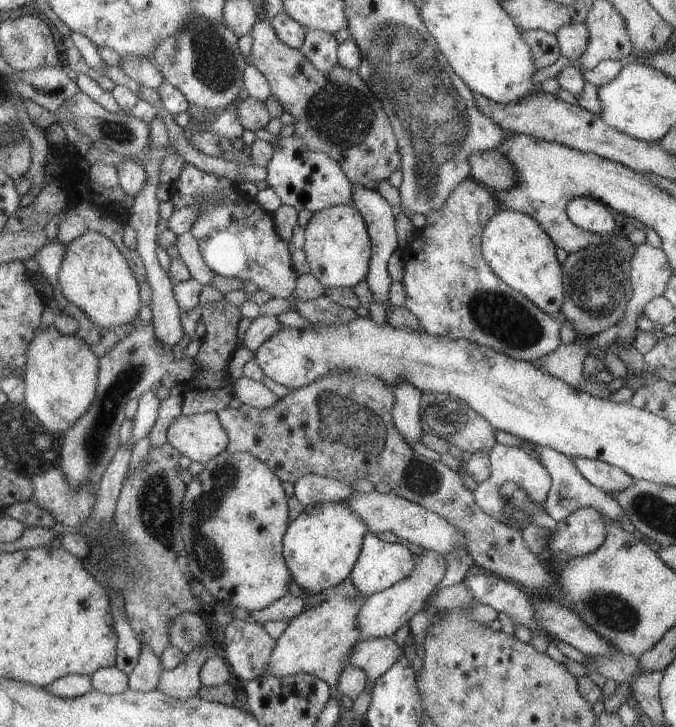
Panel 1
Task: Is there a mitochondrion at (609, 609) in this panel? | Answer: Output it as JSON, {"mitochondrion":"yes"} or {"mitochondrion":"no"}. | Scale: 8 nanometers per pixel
{"mitochondrion":"yes"}

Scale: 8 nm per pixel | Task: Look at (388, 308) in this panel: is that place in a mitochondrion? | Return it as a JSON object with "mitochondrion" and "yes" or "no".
{"mitochondrion":"no"}

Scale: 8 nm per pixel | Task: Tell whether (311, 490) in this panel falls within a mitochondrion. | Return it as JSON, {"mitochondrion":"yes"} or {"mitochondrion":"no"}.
{"mitochondrion":"no"}

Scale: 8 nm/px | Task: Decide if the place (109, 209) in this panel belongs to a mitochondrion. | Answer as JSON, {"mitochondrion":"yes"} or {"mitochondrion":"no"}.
{"mitochondrion":"no"}

